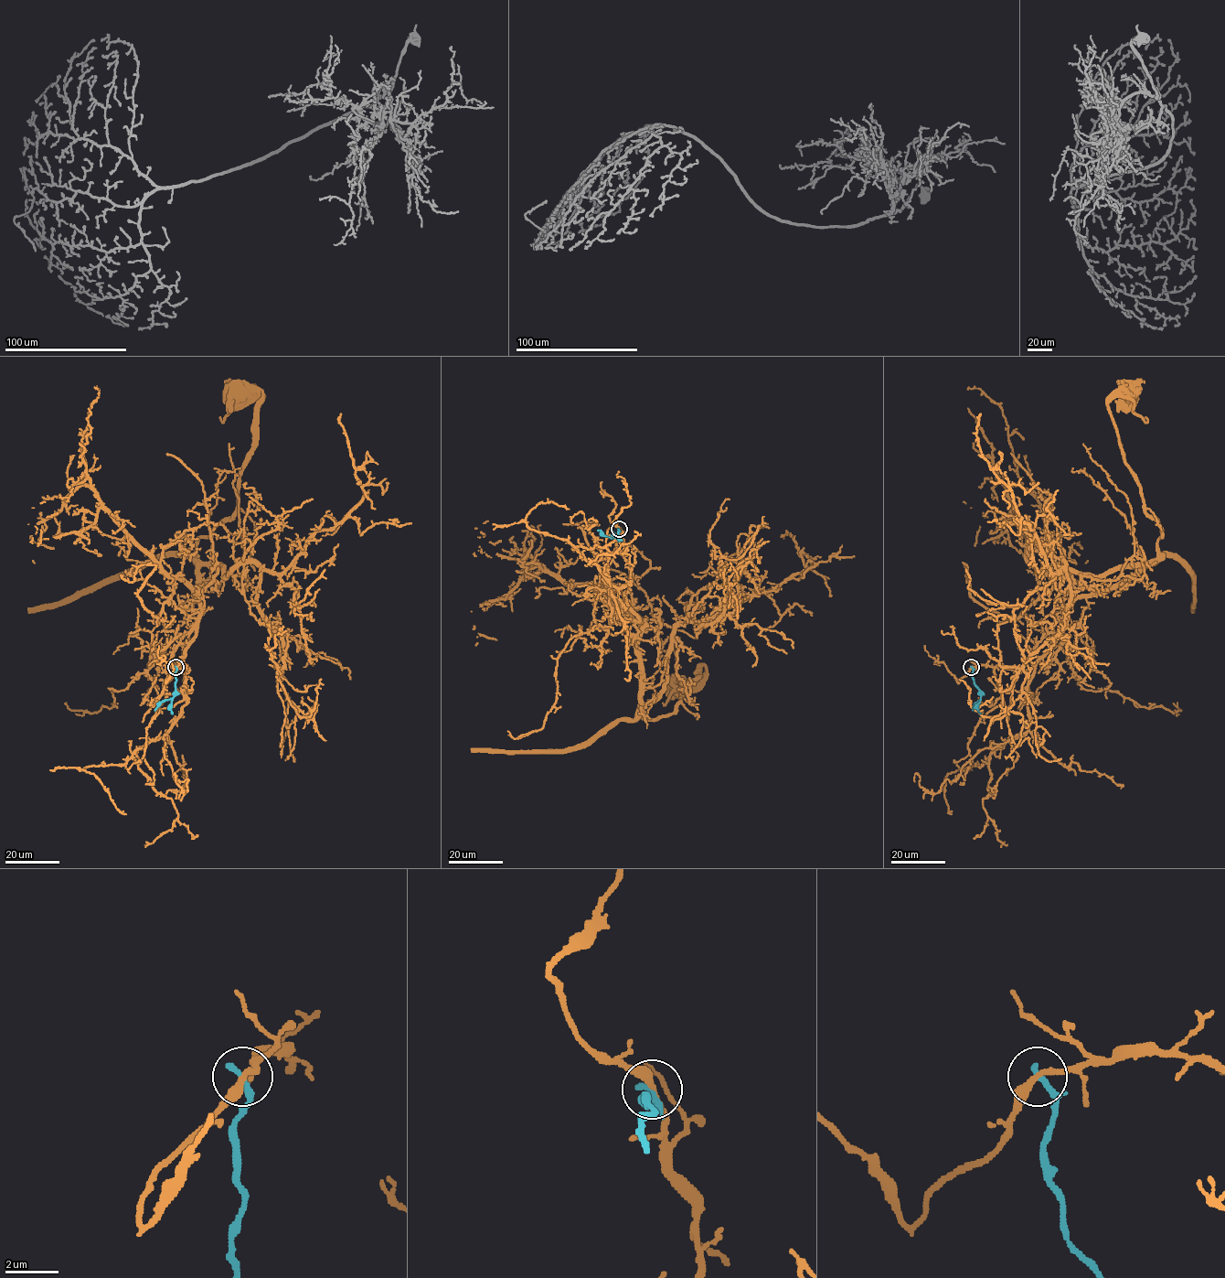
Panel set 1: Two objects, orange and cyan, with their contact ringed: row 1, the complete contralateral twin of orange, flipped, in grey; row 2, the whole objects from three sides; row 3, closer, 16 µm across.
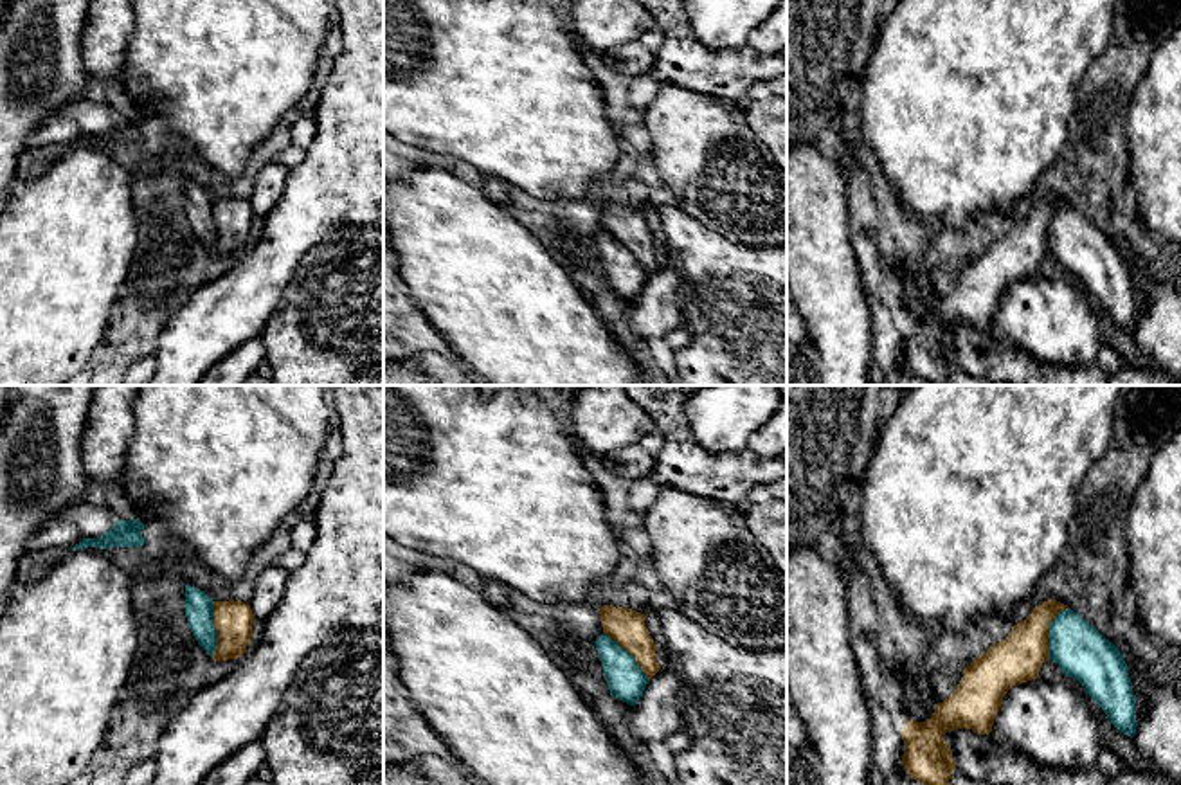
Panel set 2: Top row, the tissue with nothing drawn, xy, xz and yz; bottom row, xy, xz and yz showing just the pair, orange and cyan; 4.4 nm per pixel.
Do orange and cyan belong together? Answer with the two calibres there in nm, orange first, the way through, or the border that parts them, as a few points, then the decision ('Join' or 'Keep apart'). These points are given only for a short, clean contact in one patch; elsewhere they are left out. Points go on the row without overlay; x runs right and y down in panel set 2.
Thickness 220 nm (orange) against 240 nm. Boundary: yz (1068, 204), (1050, 220), (1048, 254). Keep apart

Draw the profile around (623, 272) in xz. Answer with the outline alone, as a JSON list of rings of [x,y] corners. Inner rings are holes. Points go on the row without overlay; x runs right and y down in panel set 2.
[[[605,229],[596,236],[596,247],[610,292],[636,302],[650,275],[641,268],[634,254]]]

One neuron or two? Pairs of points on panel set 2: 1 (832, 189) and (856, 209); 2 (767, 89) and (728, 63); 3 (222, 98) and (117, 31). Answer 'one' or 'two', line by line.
1: two
2: two
3: two

